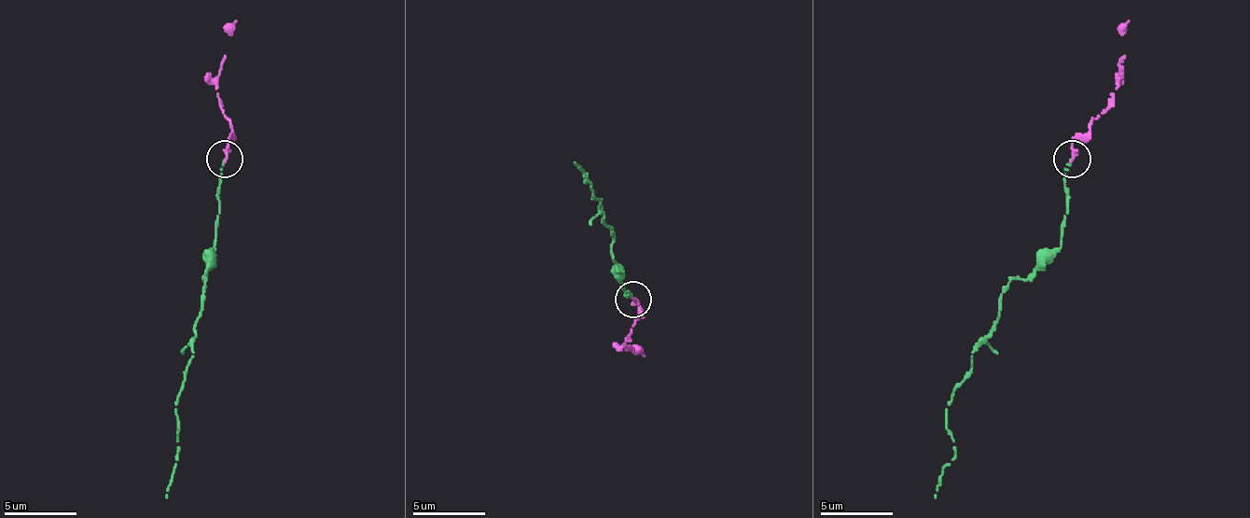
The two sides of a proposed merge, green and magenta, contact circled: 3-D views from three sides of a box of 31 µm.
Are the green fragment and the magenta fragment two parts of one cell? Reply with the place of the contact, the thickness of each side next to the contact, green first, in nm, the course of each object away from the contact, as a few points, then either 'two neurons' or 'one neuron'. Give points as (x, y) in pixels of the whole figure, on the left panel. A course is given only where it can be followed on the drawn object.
place (225, 159); calibres 150 and 340 nm; course green (224, 158), (216, 245), (201, 278), (205, 278), (191, 355), (176, 410), (176, 457), (165, 497); course magenta (224, 158), (231, 125), (216, 89), (228, 26), (235, 20); one neuron

